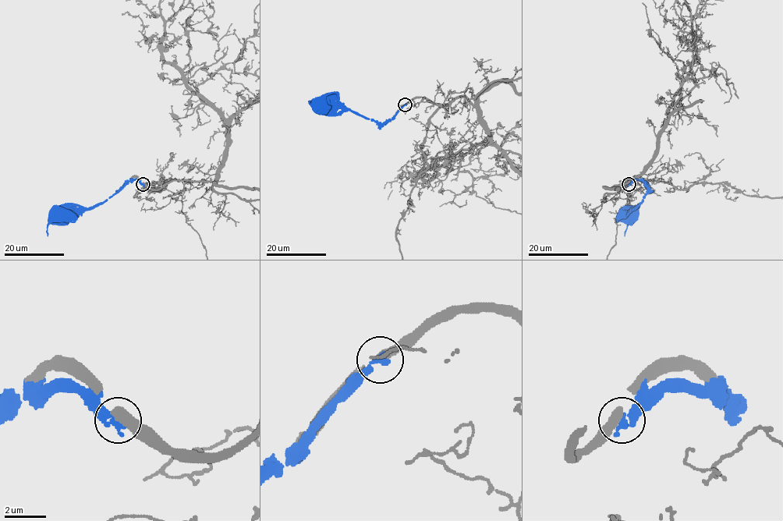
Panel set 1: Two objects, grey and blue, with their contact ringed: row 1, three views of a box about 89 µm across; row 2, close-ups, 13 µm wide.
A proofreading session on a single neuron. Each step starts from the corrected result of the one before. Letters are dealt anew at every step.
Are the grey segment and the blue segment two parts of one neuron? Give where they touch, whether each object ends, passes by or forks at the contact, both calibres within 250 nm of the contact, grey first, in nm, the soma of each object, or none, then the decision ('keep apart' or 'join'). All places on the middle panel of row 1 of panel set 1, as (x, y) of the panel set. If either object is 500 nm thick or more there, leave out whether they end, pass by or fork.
at (405, 104); 550 nm thick on the grey side, 360 nm on the other; no cell body on grey; cell body of blue at (320, 106); keep apart

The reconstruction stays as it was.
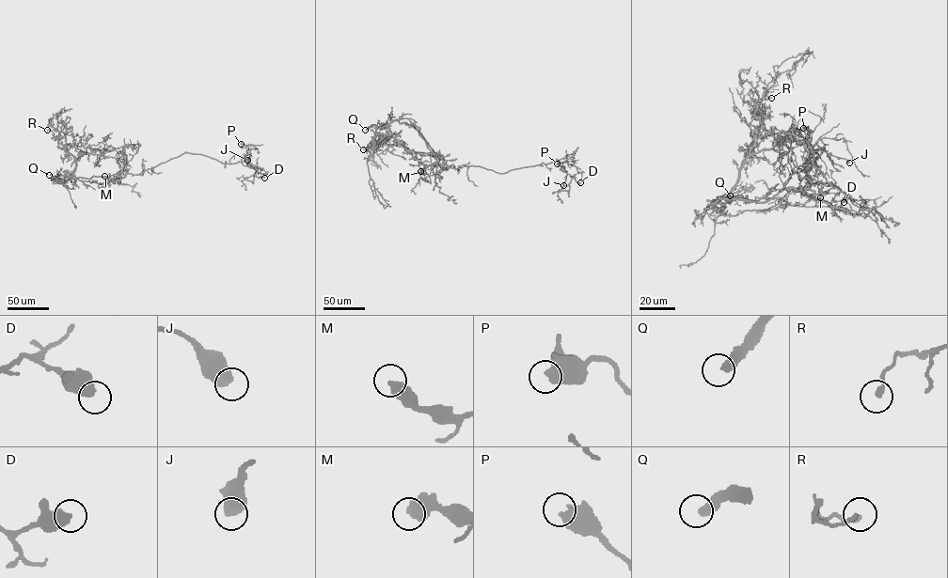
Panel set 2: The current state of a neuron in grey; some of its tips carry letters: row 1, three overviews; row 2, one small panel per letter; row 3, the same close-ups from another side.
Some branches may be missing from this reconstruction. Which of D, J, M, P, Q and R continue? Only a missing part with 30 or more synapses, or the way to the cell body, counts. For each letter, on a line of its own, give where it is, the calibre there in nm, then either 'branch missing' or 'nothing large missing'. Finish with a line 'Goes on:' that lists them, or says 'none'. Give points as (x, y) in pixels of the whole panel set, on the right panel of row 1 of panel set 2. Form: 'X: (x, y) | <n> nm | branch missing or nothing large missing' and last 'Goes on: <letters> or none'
D: (844, 202) | 550 nm | nothing large missing
J: (849, 163) | 600 nm | nothing large missing
M: (820, 197) | 650 nm | nothing large missing
P: (803, 128) | 650 nm | nothing large missing
Q: (730, 195) | 400 nm | branch missing
R: (771, 98) | 240 nm | nothing large missing
Goes on: Q

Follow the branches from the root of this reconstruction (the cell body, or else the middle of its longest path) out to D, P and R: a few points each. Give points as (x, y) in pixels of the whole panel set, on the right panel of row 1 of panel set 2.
D: (801, 192), (814, 193), (808, 175), (824, 147), (797, 167), (813, 165), (844, 202)
P: (801, 192), (814, 193), (808, 175), (824, 148), (811, 154), (804, 171), (797, 167), (813, 164), (803, 128)
R: (801, 192), (784, 188), (763, 202), (708, 200), (724, 197), (736, 182), (766, 111), (761, 101), (771, 98)

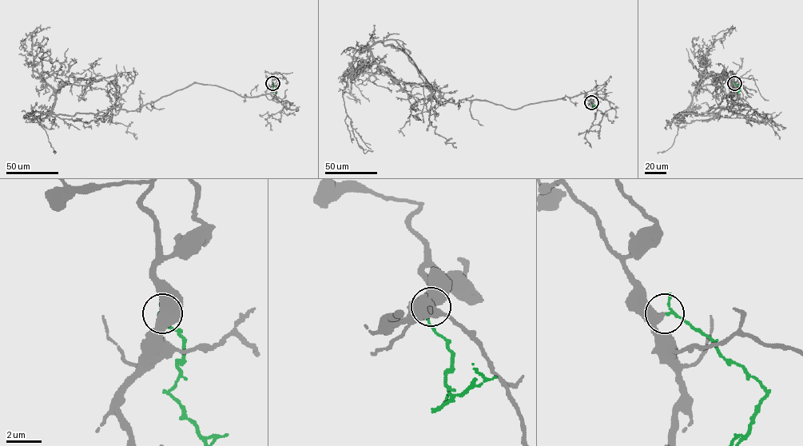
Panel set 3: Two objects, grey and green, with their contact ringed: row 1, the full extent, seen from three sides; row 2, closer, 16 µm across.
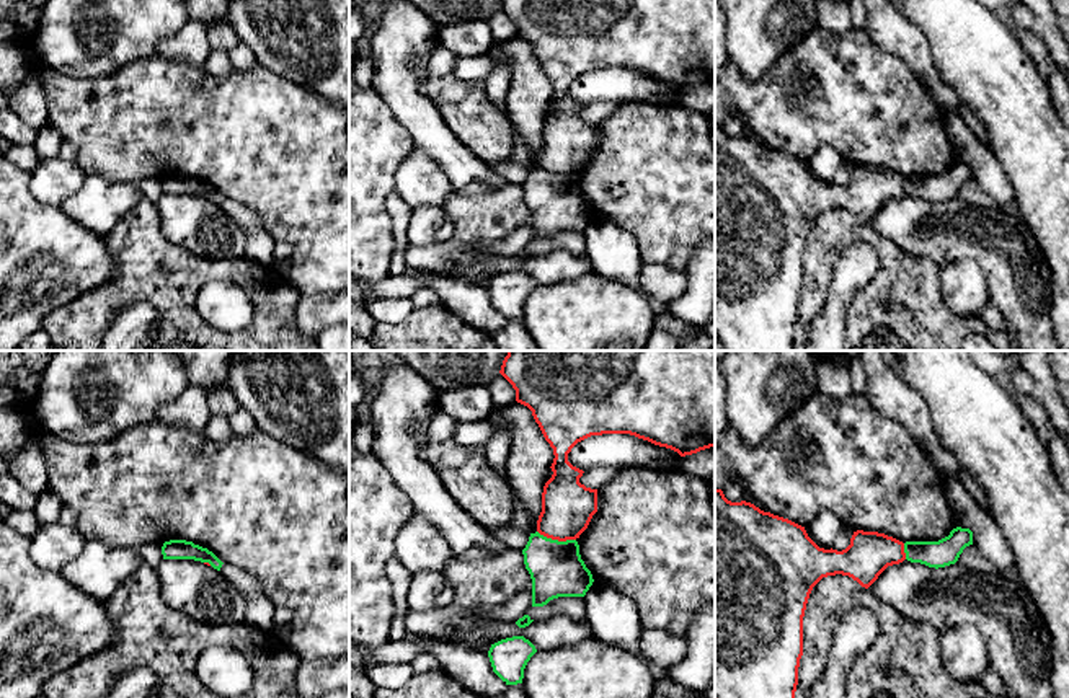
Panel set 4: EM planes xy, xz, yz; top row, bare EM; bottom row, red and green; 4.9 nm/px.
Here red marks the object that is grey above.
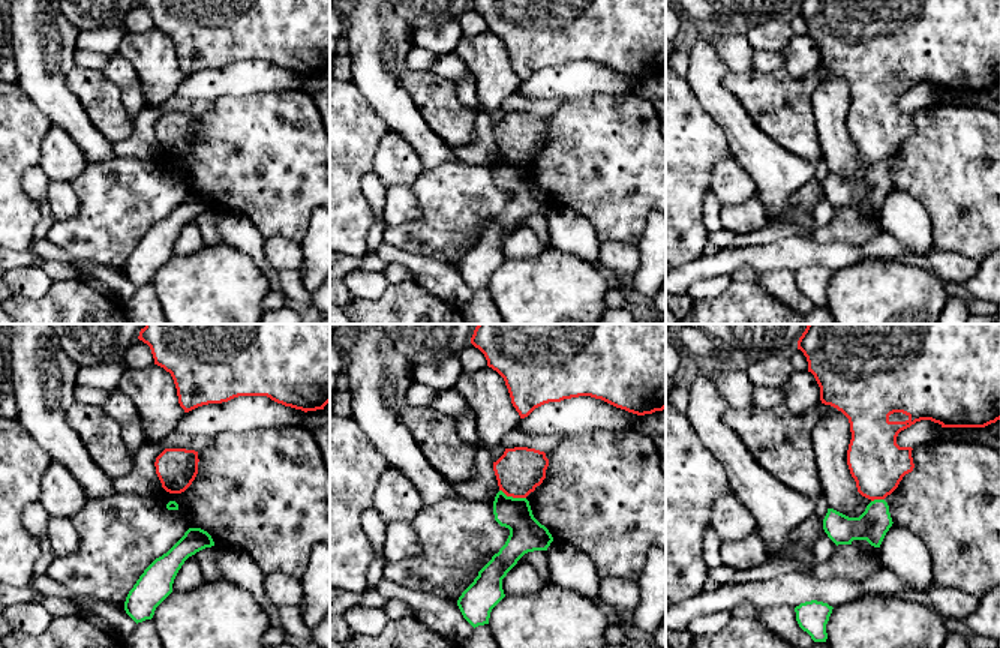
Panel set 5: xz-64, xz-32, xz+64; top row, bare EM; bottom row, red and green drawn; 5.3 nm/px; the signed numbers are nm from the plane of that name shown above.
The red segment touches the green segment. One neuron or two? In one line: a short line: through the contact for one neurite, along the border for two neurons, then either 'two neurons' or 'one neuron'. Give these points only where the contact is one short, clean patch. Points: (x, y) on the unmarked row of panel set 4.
xz (537, 165), (552, 173), (575, 175) | two neurons

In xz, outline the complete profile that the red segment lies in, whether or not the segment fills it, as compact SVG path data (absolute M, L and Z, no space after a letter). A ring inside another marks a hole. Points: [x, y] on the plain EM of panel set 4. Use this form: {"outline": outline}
{"outline": "M501 0L499 8L516 24L516 36L532 46L545 75L553 83L552 113L542 127L537 166L547 173L576 174L597 147L597 124L579 117L583 104L568 96L571 83L602 68L630 68L654 80L671 83L681 91L715 82L715 0Z"}

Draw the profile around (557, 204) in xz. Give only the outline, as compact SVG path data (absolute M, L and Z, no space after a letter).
M535 166L522 189L532 214L532 241L558 232L584 232L594 217L576 174L558 176Z

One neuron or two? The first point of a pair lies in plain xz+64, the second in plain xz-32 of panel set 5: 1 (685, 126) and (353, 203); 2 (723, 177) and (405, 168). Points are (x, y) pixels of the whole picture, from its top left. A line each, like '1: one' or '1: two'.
1: one
2: one

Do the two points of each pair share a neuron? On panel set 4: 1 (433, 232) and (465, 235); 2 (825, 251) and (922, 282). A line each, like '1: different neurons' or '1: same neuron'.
1: different neurons
2: same neuron

